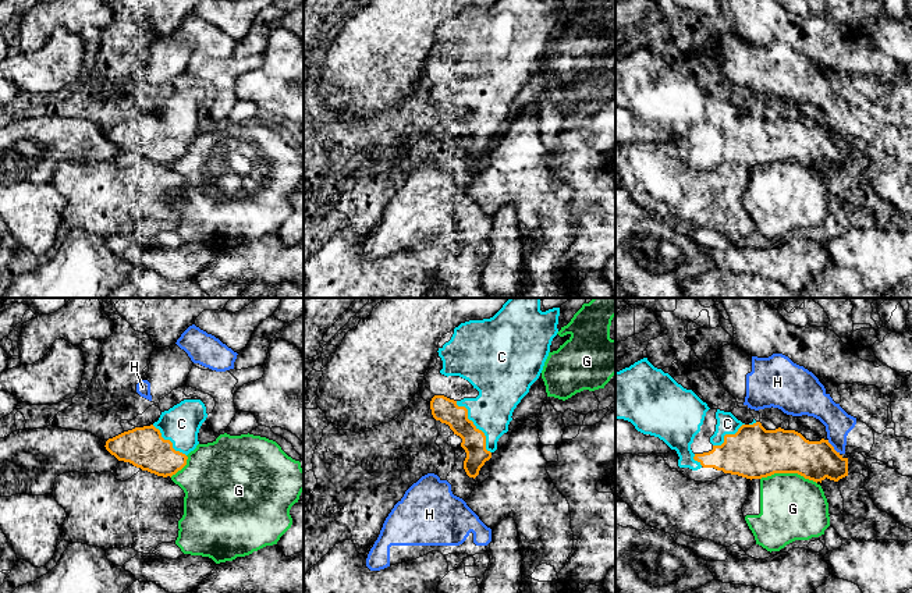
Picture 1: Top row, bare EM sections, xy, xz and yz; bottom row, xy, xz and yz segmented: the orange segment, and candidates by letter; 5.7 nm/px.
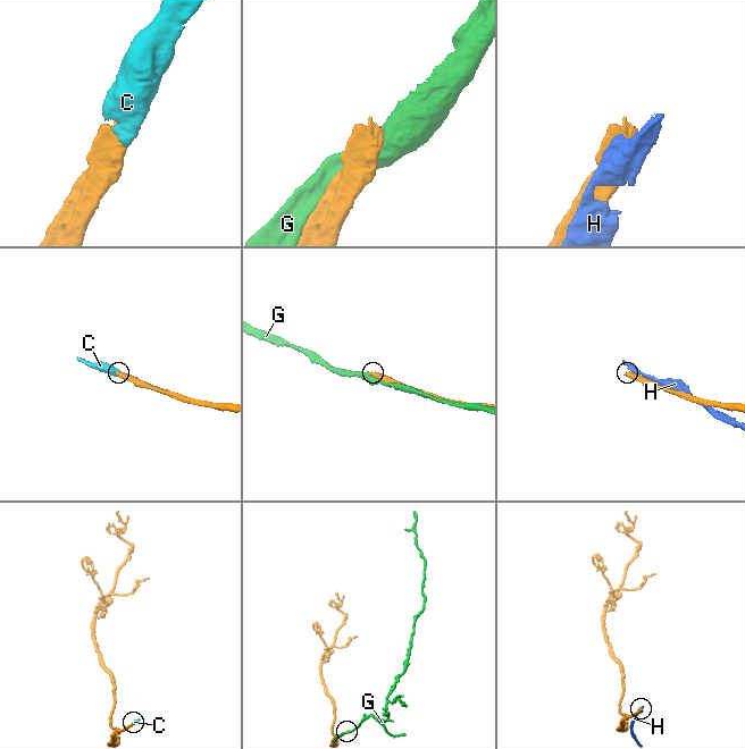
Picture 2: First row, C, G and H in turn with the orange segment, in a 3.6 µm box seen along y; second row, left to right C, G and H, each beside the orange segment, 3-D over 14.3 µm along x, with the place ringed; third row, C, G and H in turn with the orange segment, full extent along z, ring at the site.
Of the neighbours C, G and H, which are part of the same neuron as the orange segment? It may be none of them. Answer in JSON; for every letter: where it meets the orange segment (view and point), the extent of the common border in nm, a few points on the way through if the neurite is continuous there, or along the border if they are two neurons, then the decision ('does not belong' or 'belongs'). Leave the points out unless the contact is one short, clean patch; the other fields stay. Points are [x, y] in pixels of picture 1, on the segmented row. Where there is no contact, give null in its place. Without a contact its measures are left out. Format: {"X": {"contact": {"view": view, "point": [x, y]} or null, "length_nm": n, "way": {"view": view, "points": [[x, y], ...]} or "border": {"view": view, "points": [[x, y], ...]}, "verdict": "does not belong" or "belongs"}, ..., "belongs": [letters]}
{"C": {"contact": {"view": "xz", "point": [474, 425]}, "length_nm": 360, "verdict": "belongs"}, "G": {"contact": {"view": "yz", "point": [788, 472]}, "length_nm": 320, "verdict": "does not belong"}, "H": {"contact": {"view": "yz", "point": [833, 447]}, "length_nm": 110, "verdict": "does not belong"}, "belongs": ["C"]}

